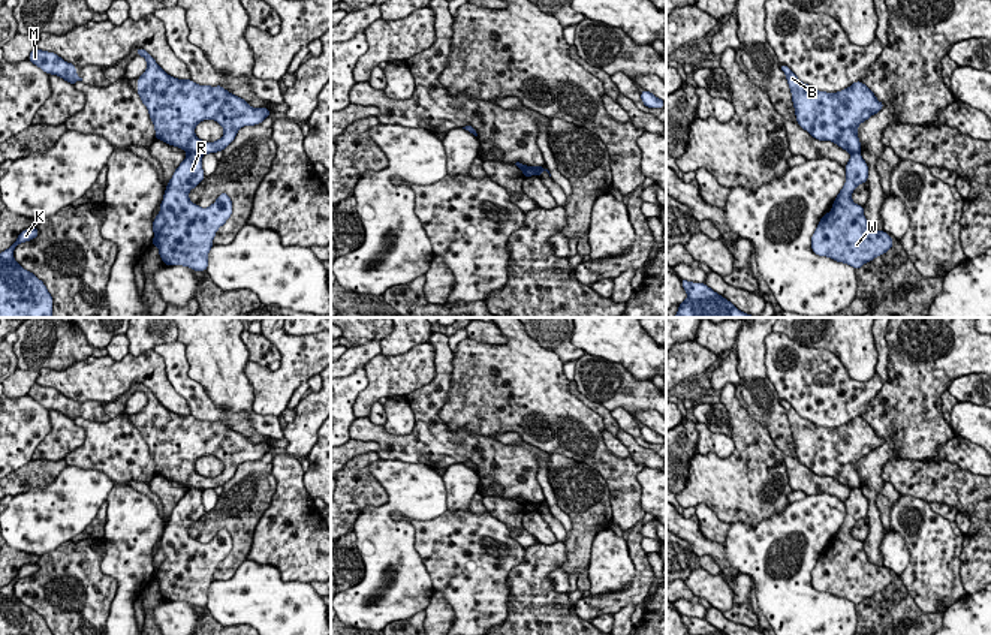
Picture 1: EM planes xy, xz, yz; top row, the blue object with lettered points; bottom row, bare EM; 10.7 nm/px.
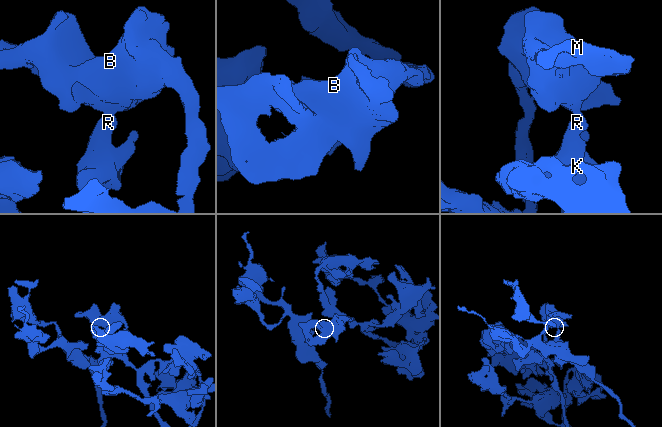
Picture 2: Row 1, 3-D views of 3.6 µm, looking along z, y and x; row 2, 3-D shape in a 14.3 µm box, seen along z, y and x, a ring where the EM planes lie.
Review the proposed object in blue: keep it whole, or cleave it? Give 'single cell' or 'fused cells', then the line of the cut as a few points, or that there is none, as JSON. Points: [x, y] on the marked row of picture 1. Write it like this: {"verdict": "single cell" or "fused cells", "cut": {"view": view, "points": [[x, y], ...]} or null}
{"verdict": "fused cells", "cut": {"view": "xy", "points": [[187, 152], [201, 155]]}}

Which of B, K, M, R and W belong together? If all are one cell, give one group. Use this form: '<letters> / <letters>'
B K M / R W

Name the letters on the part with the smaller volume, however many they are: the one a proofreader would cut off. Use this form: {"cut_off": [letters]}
{"cut_off": ["R", "W"]}

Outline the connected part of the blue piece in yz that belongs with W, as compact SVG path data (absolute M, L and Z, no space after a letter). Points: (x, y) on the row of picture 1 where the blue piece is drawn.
M850 153L846 183L834 199L832 210L823 214L811 235L813 253L859 270L892 247L894 241L889 234L870 228L864 207L852 201L853 190L861 183L867 183L867 178L868 165L861 153Z

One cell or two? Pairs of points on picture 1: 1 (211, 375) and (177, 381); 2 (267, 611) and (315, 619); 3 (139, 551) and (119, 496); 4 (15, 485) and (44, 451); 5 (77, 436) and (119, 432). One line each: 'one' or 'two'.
1: two
2: one
3: one
4: two
5: two

